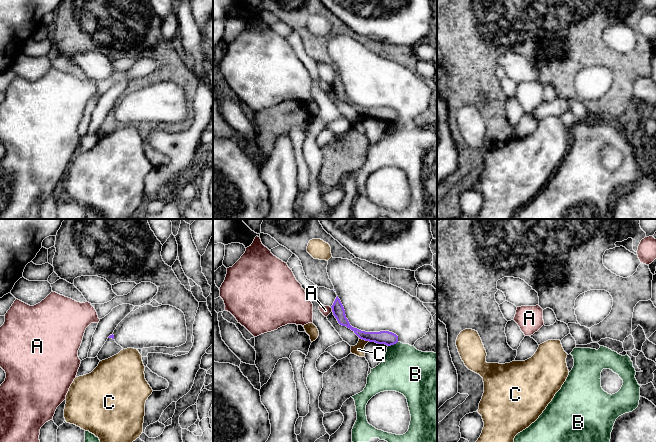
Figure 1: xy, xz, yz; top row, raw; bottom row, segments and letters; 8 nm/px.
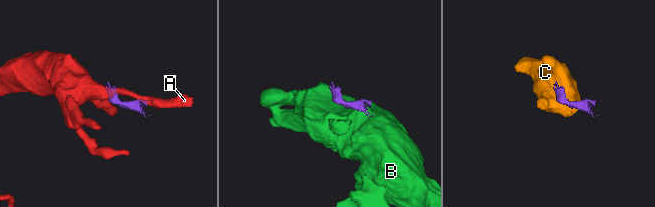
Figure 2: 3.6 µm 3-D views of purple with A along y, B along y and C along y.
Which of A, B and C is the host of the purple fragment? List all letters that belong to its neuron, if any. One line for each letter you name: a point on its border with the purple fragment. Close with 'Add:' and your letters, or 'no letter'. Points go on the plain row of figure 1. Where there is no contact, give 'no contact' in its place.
Add: no letter

